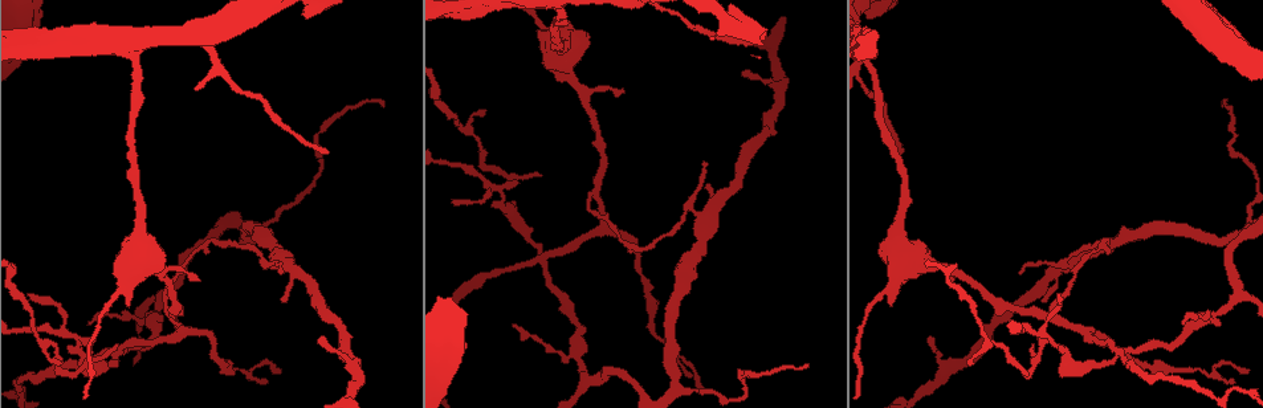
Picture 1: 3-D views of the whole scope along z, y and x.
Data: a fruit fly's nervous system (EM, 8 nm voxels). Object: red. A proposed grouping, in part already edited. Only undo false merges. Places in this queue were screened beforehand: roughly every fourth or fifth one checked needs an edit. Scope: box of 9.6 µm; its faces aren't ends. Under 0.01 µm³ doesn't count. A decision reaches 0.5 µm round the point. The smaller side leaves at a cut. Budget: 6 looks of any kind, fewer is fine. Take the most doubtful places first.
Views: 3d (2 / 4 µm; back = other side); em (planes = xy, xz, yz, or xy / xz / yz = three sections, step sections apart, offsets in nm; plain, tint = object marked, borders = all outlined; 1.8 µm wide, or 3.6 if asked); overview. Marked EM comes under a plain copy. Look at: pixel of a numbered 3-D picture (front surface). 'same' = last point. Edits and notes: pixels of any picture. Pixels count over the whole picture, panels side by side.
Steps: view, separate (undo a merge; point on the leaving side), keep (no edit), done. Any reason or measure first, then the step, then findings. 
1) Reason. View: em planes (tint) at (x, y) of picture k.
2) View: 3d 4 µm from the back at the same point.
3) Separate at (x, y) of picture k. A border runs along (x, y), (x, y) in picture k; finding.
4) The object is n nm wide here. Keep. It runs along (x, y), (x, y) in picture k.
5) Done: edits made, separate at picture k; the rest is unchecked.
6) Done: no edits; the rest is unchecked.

Sudden change in width. View: em xy step 8 (tint) at (1208, 322) of picture 1.

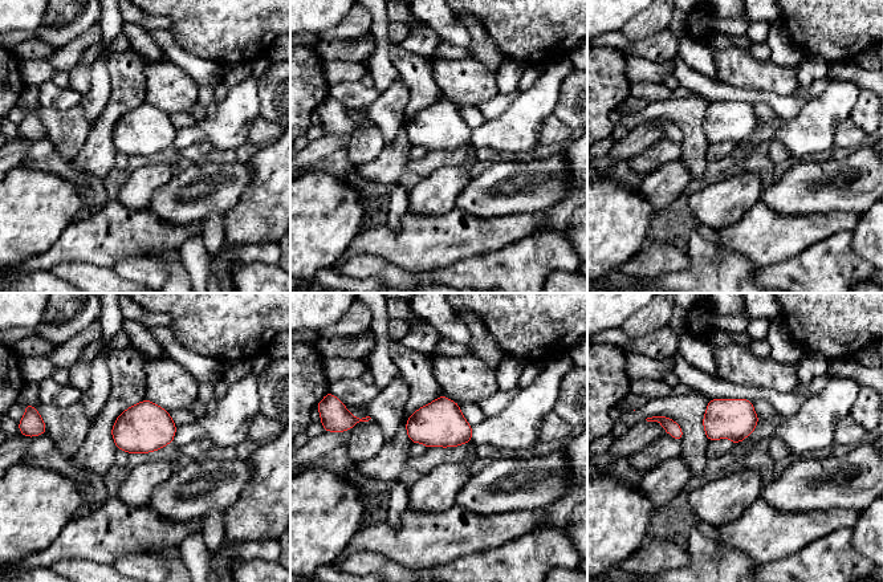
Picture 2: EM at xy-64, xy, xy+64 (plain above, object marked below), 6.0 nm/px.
Another direction. View: em planes (tint) at the same point.

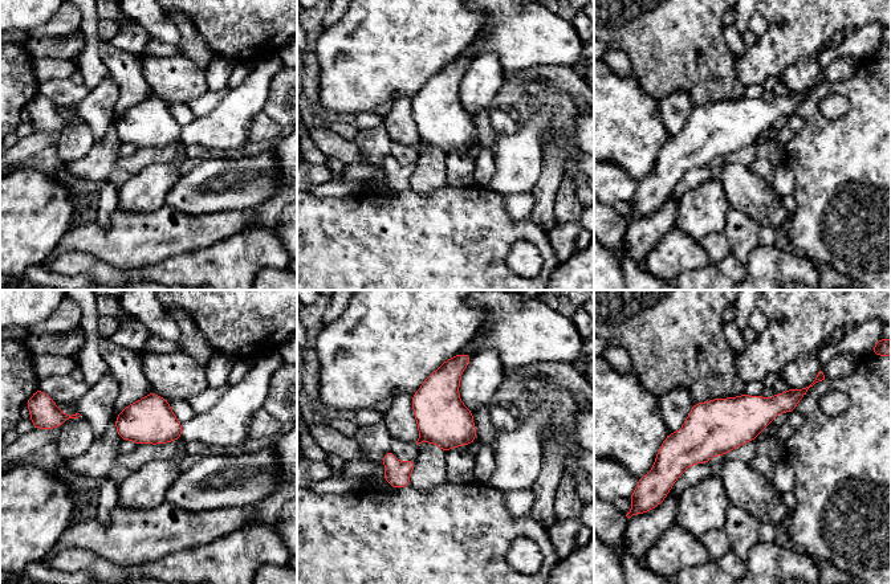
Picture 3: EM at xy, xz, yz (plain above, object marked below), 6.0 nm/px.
The object is 280 nm wide here. Keep. Continuous, no second neuron.

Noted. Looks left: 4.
Four arms meet. View: 3d 4 µm at (500, 192) of picture 1.

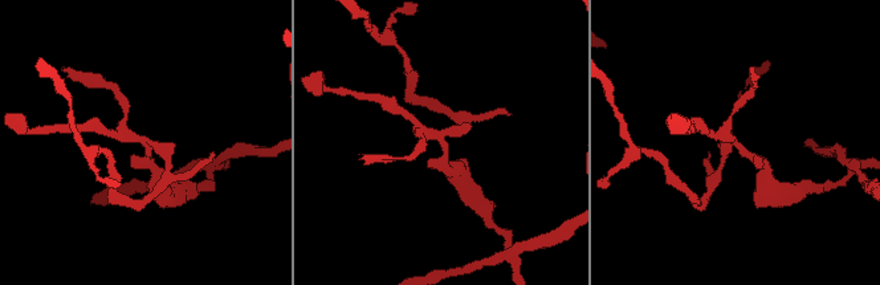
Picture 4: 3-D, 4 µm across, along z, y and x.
4 arms meet here; shape alone is not enough. View: em yz step 4 (tint) at (146, 142) of picture 4.

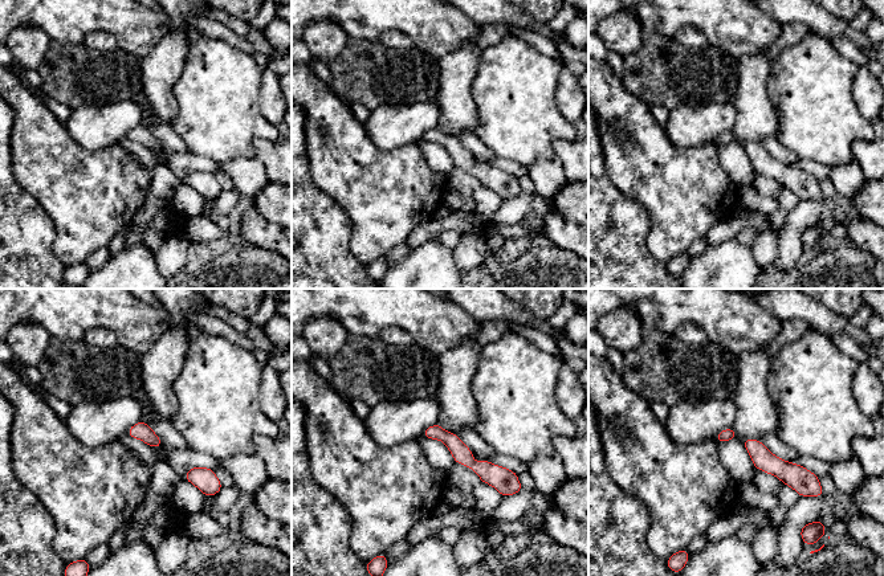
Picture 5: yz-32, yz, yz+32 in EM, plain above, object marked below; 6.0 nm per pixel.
View: em planes (tint) at the same point.

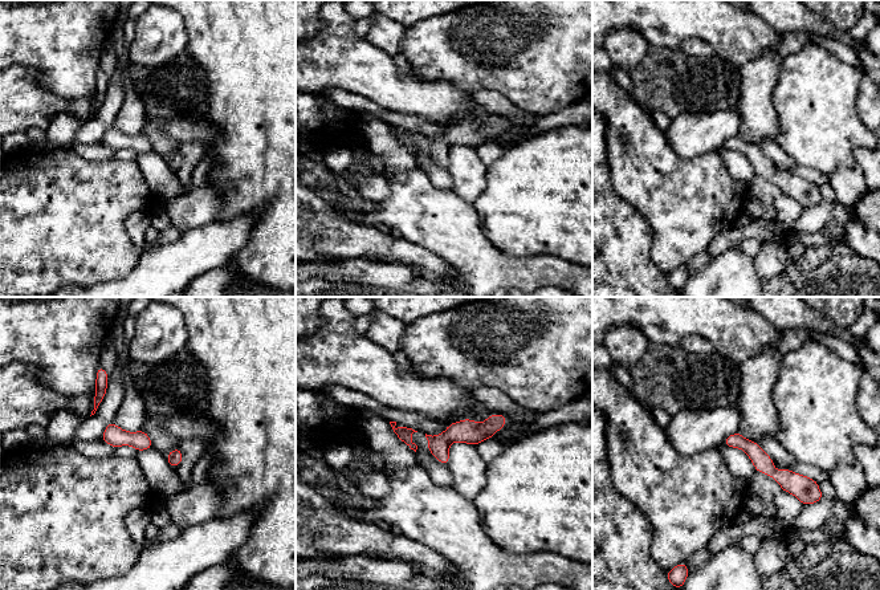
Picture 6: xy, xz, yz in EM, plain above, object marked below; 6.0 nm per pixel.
The object is 110 nm wide here. Keep. One neuron here.

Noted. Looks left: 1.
View: em planes (tint) at (1230, 148) of picture 1.

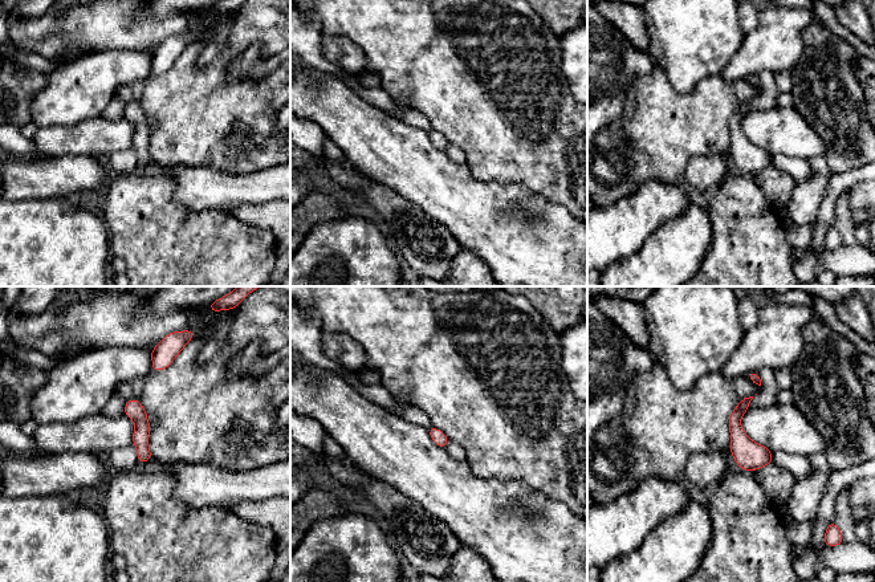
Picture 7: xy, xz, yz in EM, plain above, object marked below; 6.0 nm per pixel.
The object is 90 nm wide here. Keep. Continuous, no second neuron.

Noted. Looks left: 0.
Done: no edits; the rest is unchecked.

